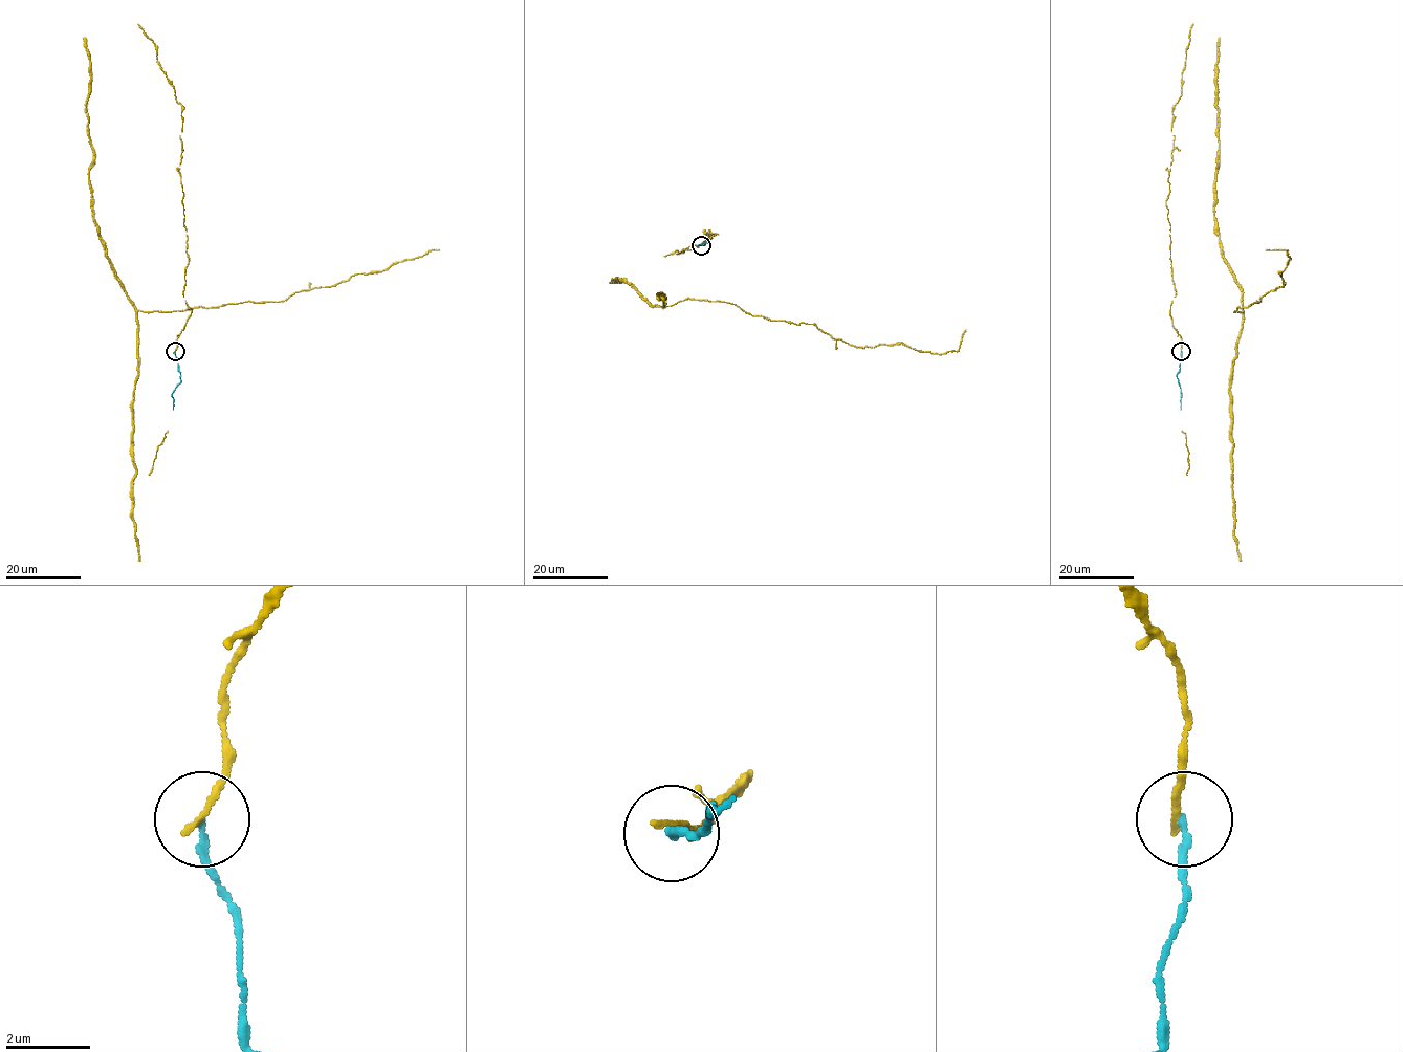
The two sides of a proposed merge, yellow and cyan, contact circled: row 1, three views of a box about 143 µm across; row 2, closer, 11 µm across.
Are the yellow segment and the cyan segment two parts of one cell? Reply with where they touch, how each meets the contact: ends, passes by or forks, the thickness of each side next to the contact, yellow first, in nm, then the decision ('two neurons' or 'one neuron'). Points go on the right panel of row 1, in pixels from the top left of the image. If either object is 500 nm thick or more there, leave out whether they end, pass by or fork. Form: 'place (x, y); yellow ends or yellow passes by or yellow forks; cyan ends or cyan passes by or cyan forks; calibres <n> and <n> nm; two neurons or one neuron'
place (1181, 351); yellow ends; cyan ends; calibres 170 and 160 nm; one neuron

